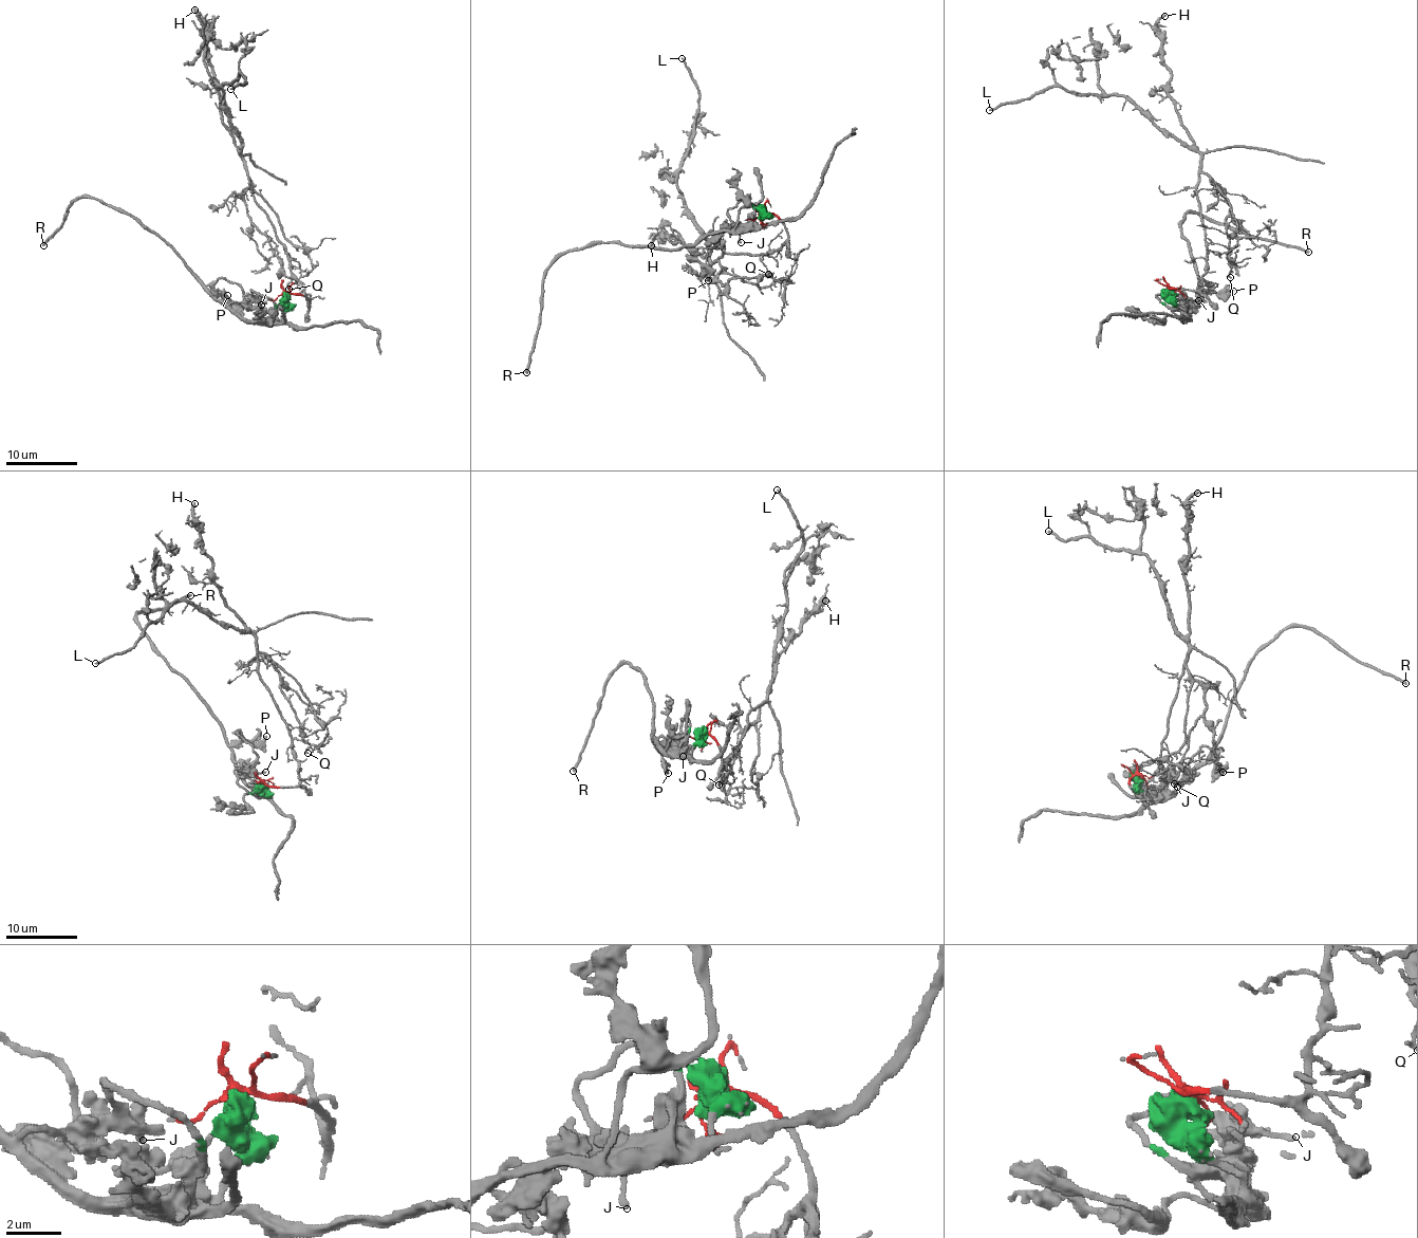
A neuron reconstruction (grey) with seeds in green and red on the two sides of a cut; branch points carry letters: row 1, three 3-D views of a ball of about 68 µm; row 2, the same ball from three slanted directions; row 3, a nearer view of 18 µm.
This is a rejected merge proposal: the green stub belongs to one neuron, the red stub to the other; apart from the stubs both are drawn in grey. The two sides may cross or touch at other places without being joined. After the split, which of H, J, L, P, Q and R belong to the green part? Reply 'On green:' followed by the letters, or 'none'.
On green: J, P, R

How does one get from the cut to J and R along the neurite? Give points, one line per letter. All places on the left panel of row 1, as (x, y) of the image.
J: (285, 293), (276, 309), (254, 313), (254, 302), (261, 306)
R: (285, 293), (276, 310), (266, 312), (223, 302), (156, 235), (129, 215), (89, 198), (77, 199), (42, 244)

